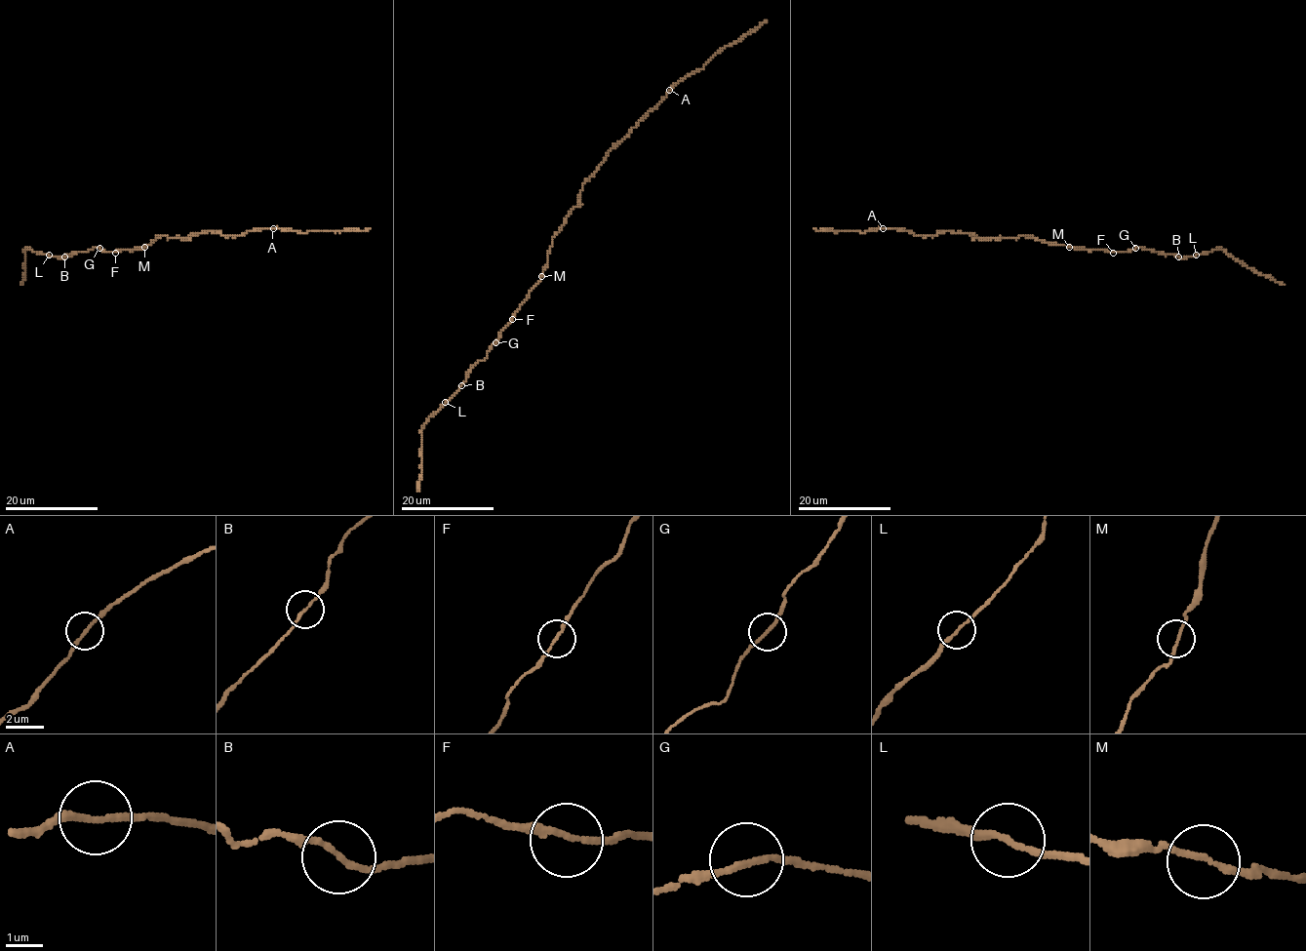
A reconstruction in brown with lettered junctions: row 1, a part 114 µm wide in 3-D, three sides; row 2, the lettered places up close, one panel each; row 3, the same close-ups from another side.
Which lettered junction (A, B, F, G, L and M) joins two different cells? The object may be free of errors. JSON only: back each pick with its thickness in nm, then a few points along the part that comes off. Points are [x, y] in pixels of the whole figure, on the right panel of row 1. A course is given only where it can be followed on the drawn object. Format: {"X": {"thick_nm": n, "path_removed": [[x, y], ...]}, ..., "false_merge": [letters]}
{"false_merge": []}

